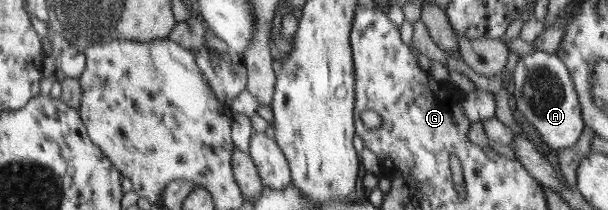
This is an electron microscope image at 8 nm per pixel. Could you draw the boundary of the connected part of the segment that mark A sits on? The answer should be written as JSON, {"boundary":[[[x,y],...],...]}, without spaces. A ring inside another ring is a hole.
{"boundary":[[[537,51],[520,57],[511,82],[513,82],[511,93],[515,98],[517,110],[531,126],[535,126],[541,140],[553,152],[560,153],[580,140],[580,136],[587,129],[584,113],[581,112],[580,97],[573,88],[573,78],[568,66],[556,54]]]}

